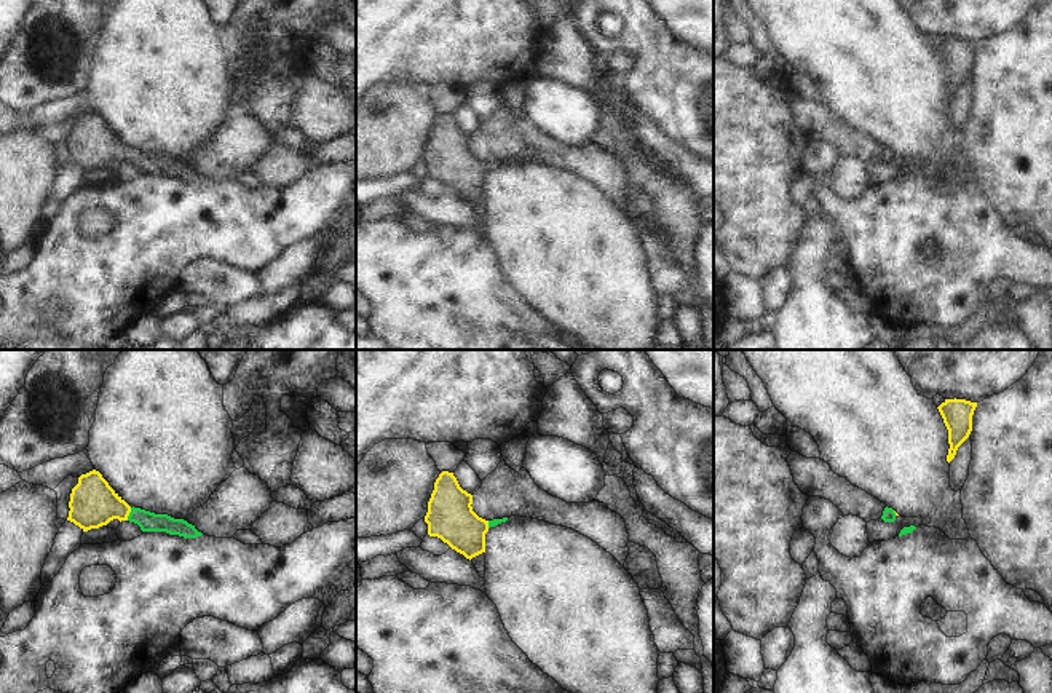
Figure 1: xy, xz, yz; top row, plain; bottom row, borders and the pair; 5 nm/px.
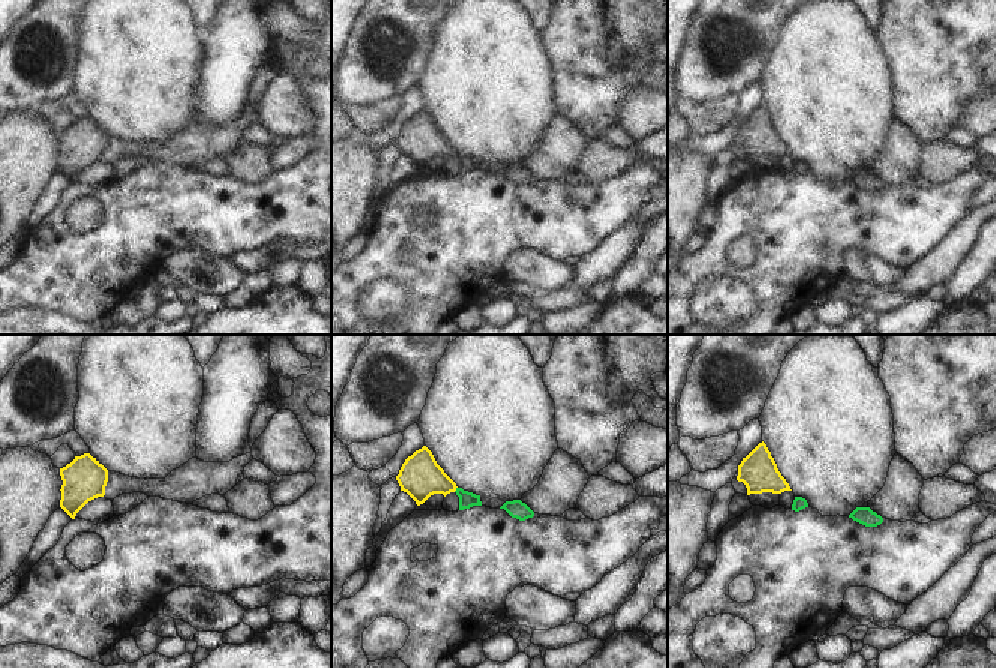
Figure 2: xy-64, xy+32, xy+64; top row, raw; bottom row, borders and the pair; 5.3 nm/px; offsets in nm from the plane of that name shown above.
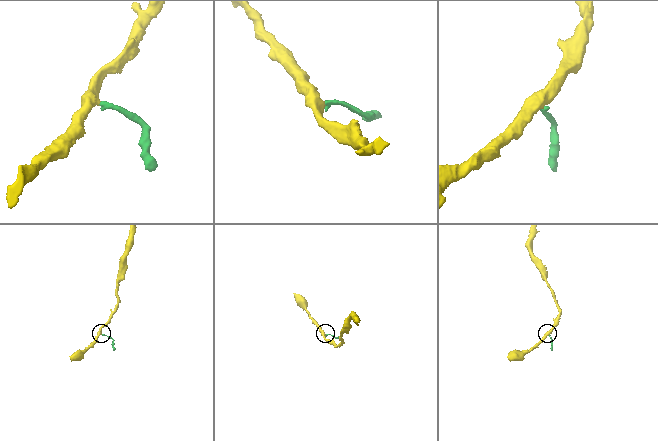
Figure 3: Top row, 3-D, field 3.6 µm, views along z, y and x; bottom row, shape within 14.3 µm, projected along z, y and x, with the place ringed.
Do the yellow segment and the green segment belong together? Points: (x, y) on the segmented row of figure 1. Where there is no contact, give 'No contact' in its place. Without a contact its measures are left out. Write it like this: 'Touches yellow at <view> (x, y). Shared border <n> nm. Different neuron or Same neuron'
Touches yellow at xy (128, 514). Shared border 70 nm. Same neuron.

